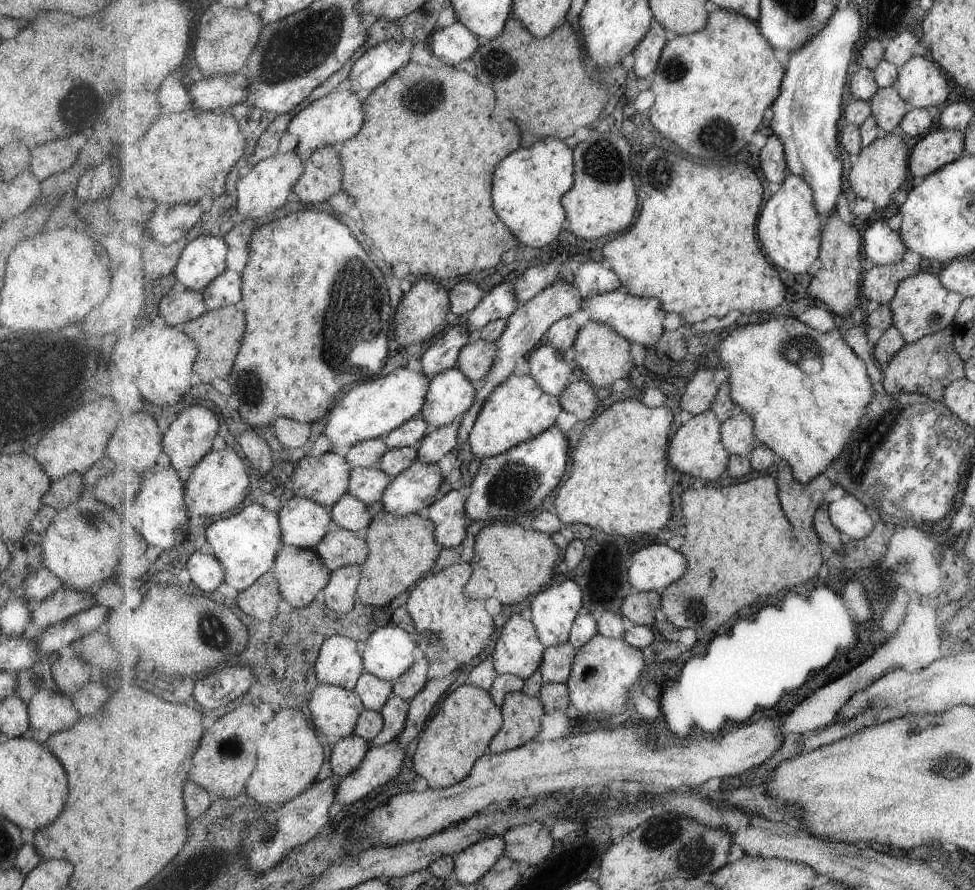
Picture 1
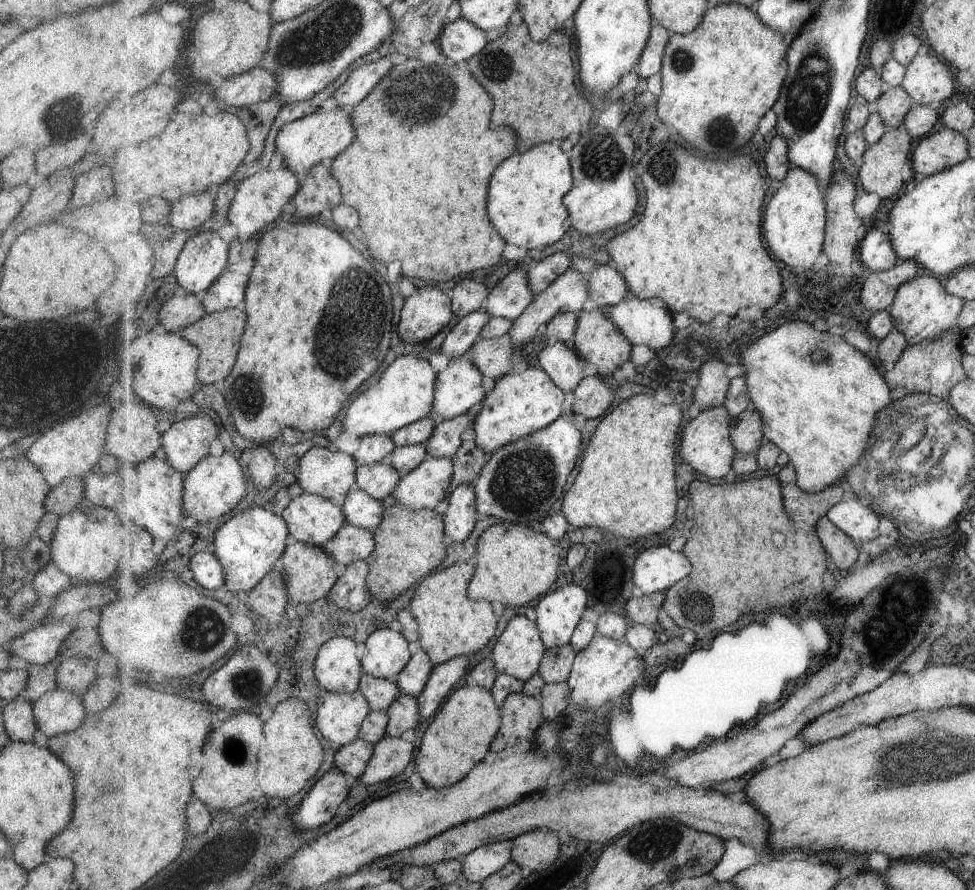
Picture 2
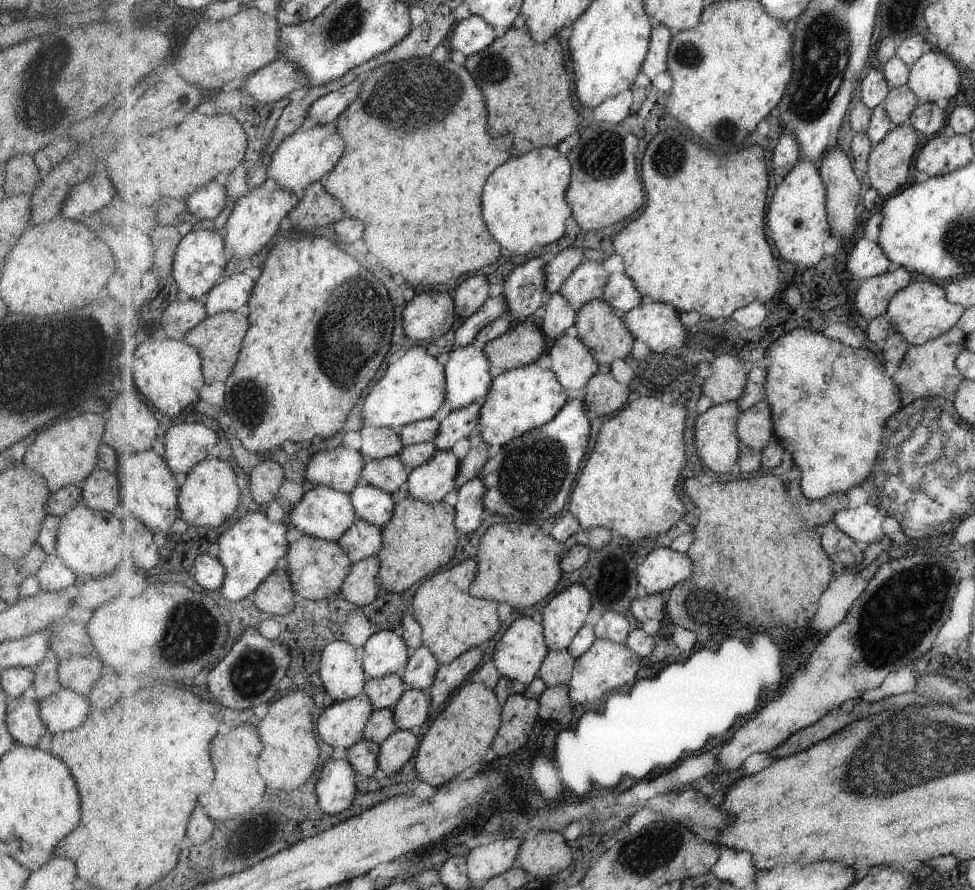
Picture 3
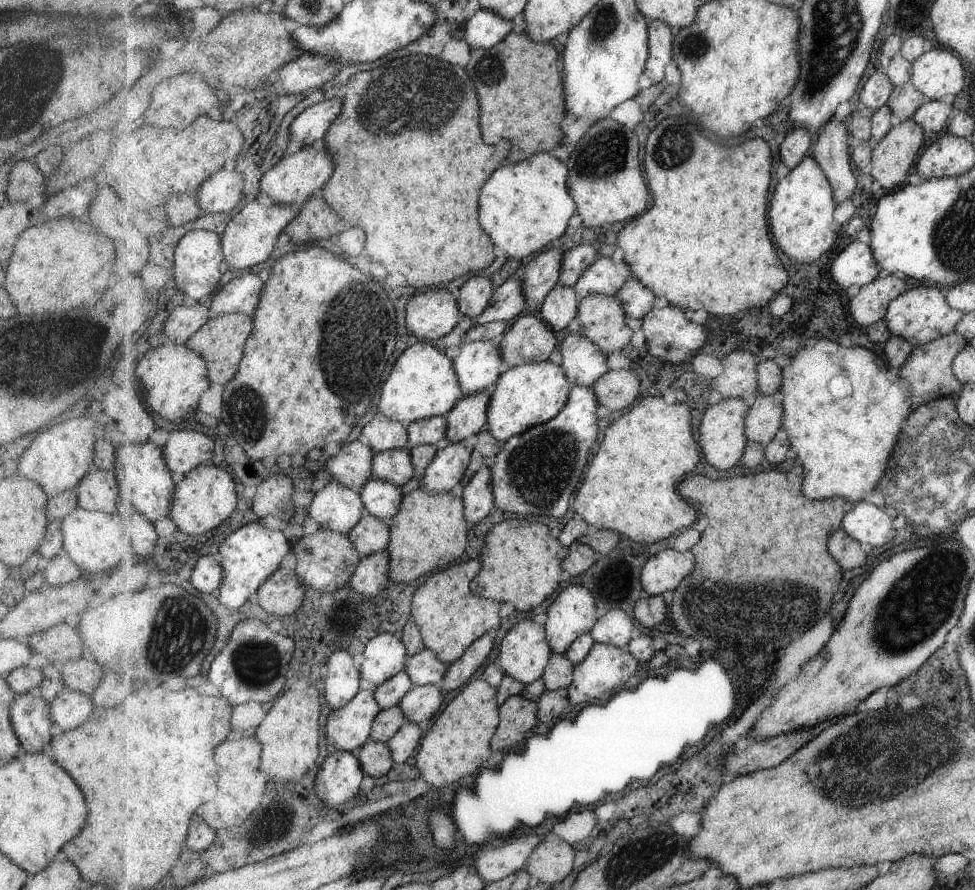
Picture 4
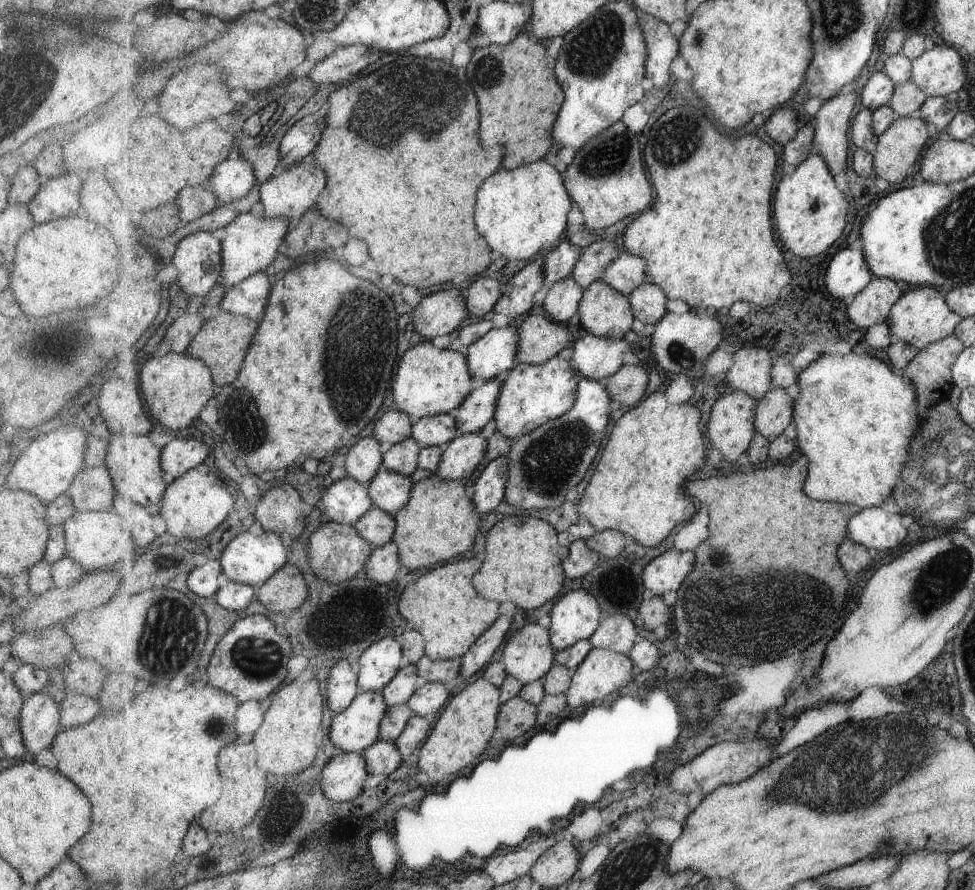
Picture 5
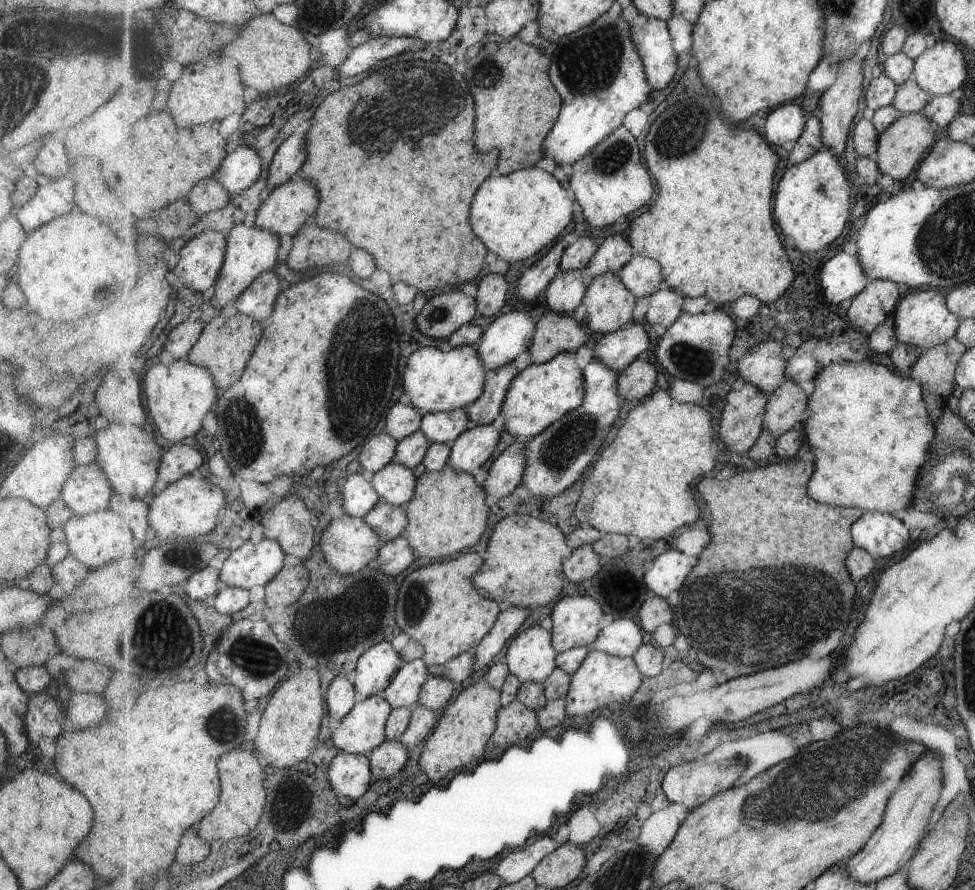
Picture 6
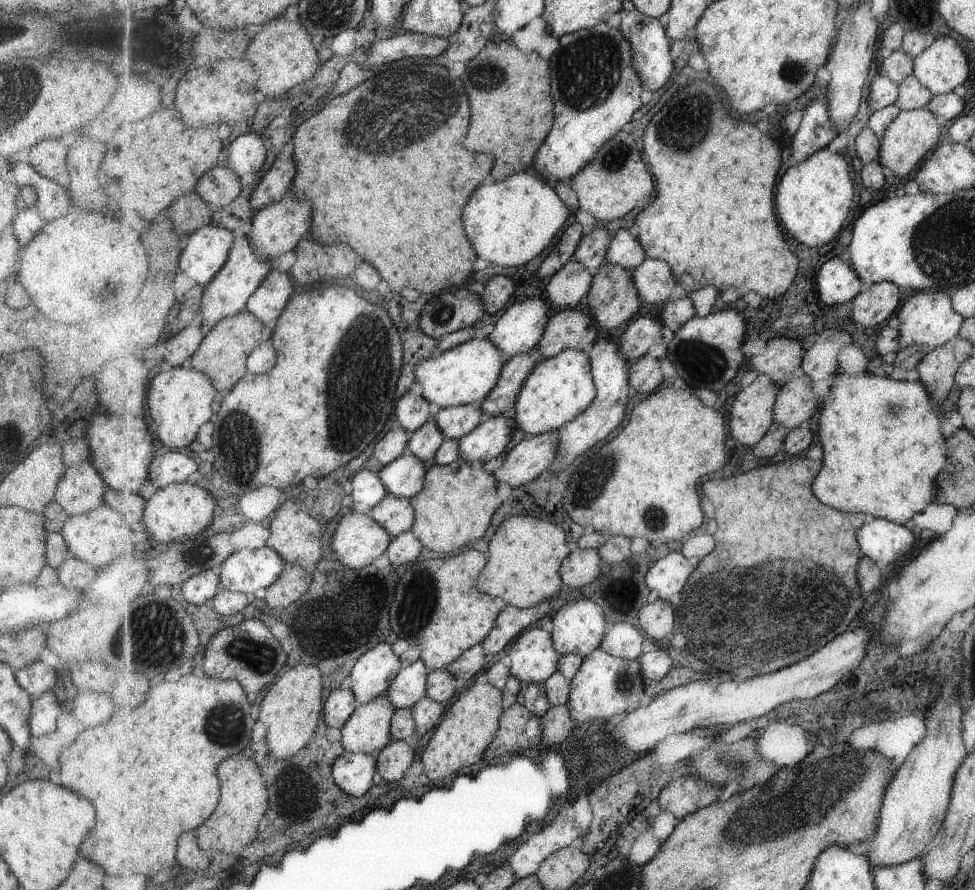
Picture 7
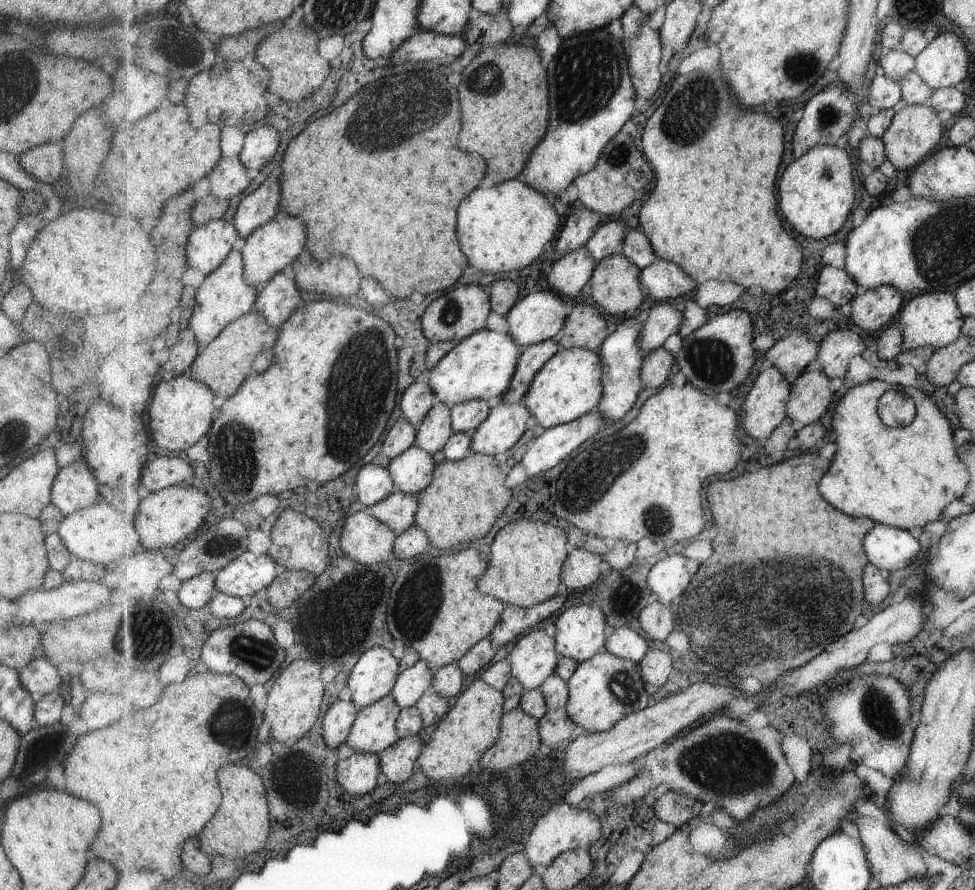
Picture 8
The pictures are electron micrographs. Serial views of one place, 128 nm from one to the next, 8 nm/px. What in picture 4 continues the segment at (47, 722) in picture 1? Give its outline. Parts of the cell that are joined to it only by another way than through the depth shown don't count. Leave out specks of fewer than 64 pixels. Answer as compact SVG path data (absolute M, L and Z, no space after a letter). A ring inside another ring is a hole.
M63 690L50 700L49 714L52 724L68 731L83 724L95 706L90 697L77 691Z

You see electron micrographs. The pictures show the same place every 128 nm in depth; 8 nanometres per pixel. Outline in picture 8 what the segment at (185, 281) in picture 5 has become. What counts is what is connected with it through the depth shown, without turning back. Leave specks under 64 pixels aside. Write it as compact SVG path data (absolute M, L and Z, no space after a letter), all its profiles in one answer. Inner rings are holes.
M224 218L195 227L187 245L188 266L205 276L211 274L222 266L239 239L235 225Z

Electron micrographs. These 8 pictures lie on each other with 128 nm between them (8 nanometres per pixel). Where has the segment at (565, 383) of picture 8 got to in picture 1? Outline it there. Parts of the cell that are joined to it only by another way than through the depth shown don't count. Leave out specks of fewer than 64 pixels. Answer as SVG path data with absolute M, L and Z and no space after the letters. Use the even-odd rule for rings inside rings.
M512 374L501 383L484 402L478 419L471 429L467 444L482 459L494 457L511 450L514 446L539 436L554 426L564 408L558 396L550 395L529 374Z

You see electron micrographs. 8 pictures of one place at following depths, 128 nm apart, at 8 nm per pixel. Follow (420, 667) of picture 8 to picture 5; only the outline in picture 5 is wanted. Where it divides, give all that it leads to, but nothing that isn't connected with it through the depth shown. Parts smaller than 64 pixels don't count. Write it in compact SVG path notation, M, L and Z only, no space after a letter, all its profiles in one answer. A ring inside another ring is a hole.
M416 663L403 667L397 676L382 688L383 696L389 707L404 705L424 683Z

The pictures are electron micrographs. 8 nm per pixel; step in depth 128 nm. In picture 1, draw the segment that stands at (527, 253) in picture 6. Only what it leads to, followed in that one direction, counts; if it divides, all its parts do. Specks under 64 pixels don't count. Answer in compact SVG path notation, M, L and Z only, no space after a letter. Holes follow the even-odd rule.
M540 139L531 147L515 150L495 172L493 202L499 218L517 236L518 241L532 248L553 244L564 232L567 212L562 199L574 188L575 154L562 139Z

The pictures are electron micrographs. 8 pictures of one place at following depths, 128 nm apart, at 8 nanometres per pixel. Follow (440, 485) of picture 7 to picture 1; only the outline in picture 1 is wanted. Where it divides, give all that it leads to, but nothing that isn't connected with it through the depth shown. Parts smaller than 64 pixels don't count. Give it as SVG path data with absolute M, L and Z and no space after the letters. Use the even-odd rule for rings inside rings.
M382 510L367 529L369 558L362 564L362 581L358 588L361 604L372 607L389 606L401 592L411 591L437 564L443 550L436 539L434 520L417 513L398 515Z

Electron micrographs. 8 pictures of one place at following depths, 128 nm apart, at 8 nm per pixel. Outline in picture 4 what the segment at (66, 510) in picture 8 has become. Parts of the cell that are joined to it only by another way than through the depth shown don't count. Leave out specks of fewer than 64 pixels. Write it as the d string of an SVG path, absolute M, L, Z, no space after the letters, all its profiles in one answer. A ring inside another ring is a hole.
M89 468L75 490L77 507L88 511L114 512L118 494L113 471Z

